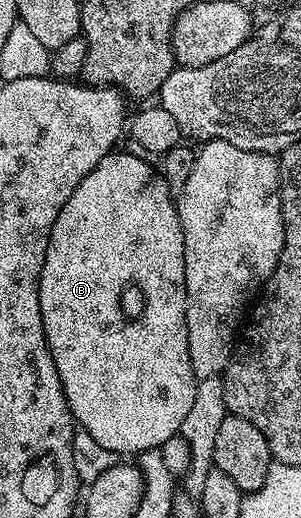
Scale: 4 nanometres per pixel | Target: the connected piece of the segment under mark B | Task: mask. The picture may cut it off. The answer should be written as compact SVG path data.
M117 150L108 155L92 172L80 182L70 193L70 201L62 205L62 213L58 213L58 221L50 229L46 261L40 274L40 308L42 309L42 325L46 333L46 341L50 353L54 357L54 365L58 369L58 377L62 381L62 389L66 401L72 410L72 418L79 430L90 433L98 445L115 451L117 456L135 456L144 450L154 450L178 435L182 421L193 404L197 377L190 365L190 349L186 333L186 261L184 260L184 234L180 224L180 212L174 192L168 188L159 170L152 167L144 159L136 155L127 155Z

